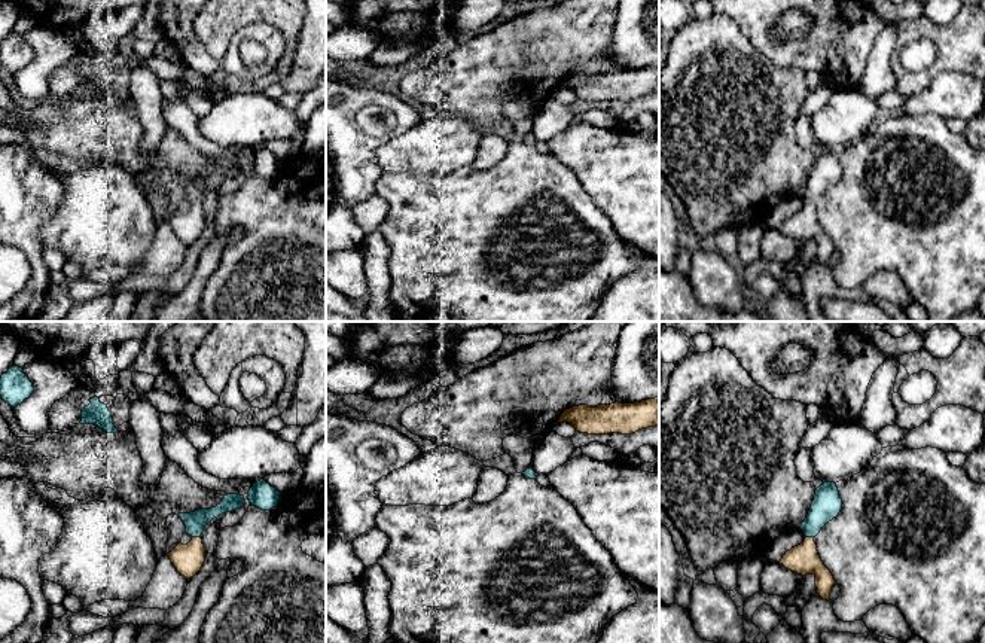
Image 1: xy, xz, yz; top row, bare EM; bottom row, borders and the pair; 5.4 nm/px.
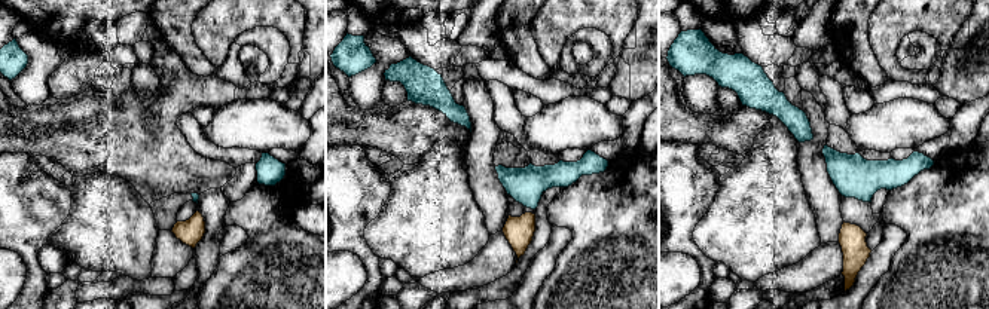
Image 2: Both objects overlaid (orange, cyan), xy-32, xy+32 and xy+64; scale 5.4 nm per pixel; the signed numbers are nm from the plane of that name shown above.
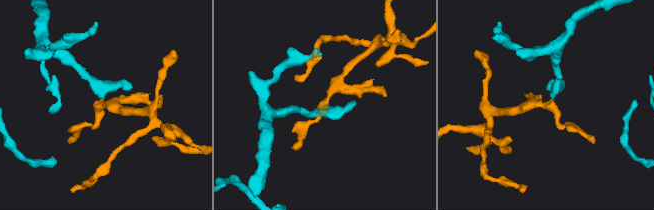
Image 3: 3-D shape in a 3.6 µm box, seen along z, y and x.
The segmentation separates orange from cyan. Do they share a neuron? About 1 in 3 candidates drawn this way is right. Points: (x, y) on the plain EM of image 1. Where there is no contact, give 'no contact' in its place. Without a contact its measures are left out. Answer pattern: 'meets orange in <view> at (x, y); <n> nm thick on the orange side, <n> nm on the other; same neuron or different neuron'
meets orange in xy at (197, 204); 160 nm thick on the orange side, 120 nm on the other; same neuron

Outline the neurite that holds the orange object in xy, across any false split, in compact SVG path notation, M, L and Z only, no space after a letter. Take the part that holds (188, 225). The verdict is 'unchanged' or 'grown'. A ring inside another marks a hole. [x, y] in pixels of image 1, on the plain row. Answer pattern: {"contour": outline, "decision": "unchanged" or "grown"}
{"contour": "M228 161L216 174L179 180L192 207L187 211L179 210L168 223L182 243L189 247L201 237L205 228L205 214L201 205L205 192L222 180L243 174L244 170L244 162Z", "decision": "grown"}

